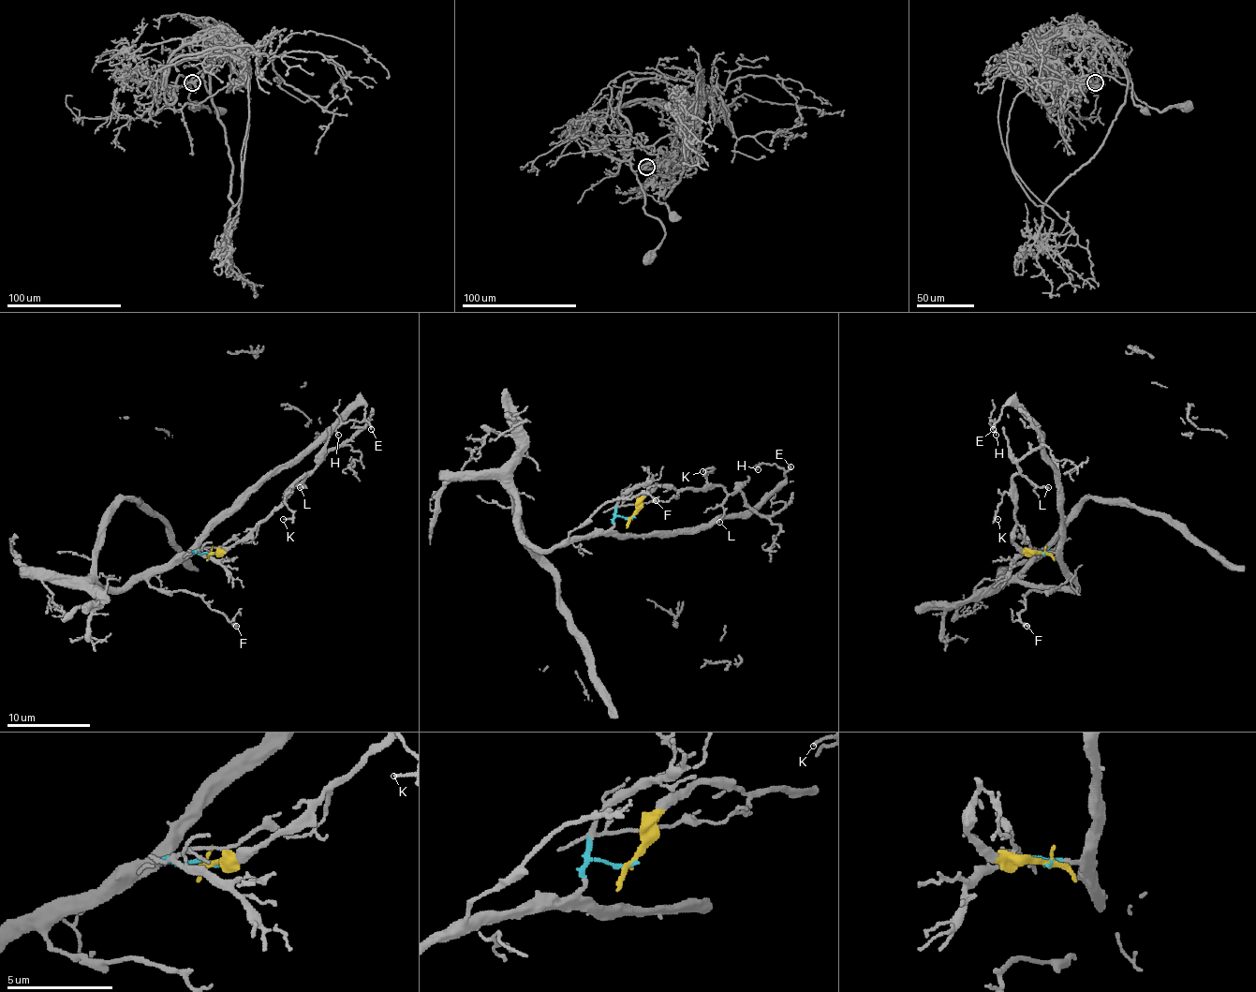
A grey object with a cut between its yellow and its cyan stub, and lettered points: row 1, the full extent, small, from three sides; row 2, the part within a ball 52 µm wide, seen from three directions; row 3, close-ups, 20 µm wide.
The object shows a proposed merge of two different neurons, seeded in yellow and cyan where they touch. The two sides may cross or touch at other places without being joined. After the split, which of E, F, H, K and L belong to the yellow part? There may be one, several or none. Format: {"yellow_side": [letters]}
{"yellow_side": ["K", "L"]}

